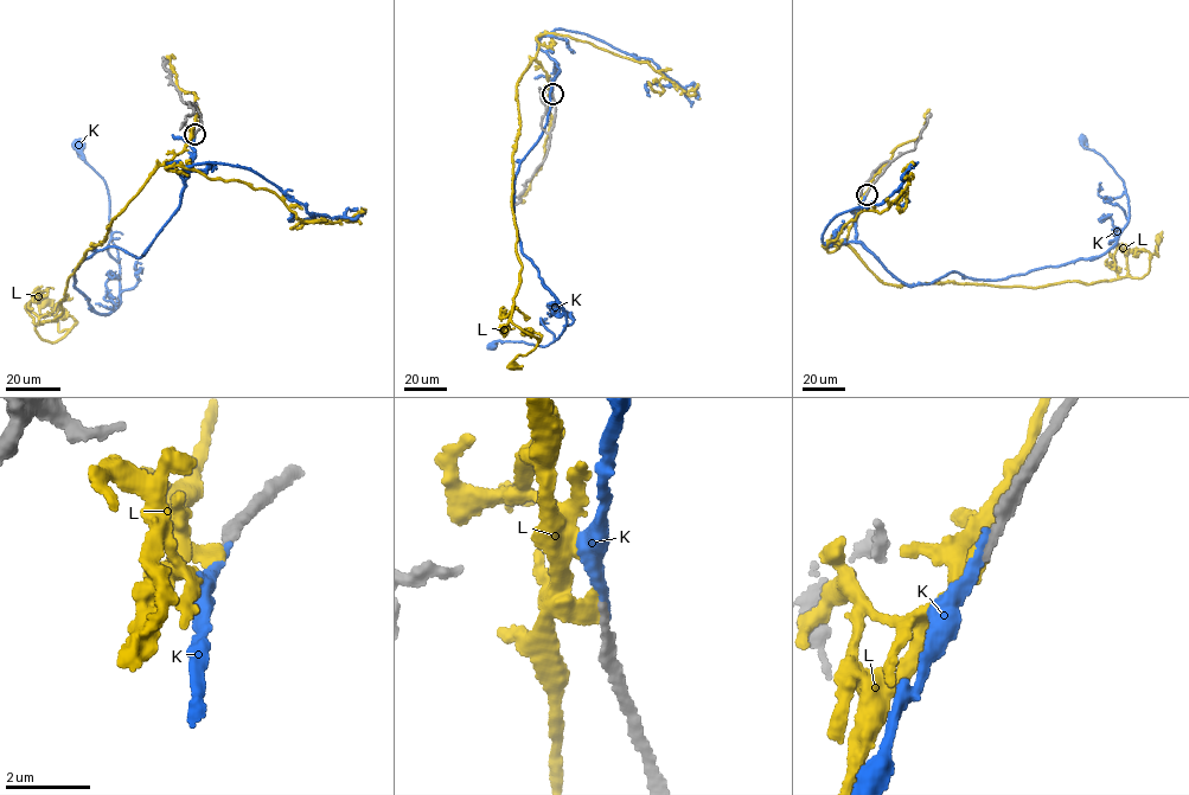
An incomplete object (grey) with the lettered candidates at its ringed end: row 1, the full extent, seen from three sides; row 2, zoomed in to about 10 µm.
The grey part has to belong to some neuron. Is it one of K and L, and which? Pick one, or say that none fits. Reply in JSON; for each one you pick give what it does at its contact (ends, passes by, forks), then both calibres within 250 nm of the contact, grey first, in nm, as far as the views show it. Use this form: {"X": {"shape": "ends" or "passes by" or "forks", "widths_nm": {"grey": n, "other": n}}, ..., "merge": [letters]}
{"K": {"shape": "ends", "widths_nm": {"grey": 240, "other": 200}}, "merge": ["K"]}

